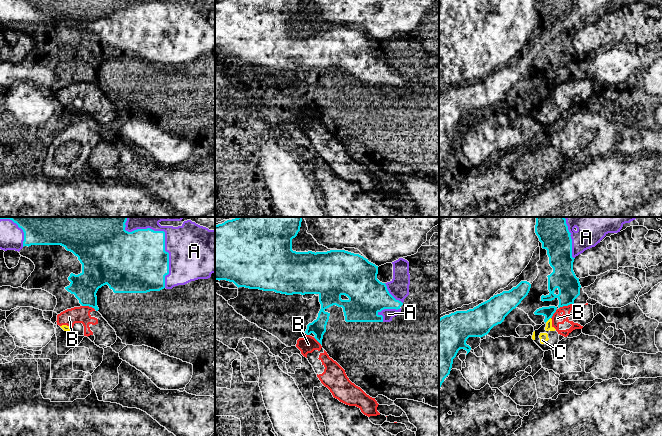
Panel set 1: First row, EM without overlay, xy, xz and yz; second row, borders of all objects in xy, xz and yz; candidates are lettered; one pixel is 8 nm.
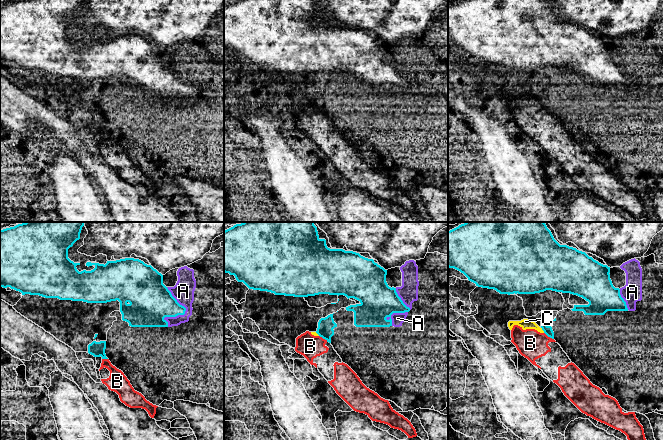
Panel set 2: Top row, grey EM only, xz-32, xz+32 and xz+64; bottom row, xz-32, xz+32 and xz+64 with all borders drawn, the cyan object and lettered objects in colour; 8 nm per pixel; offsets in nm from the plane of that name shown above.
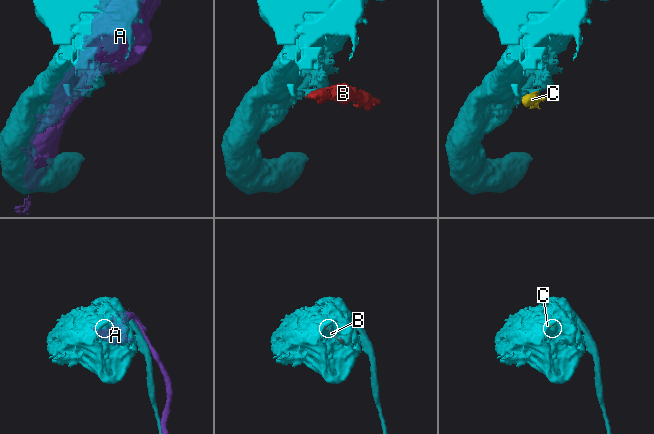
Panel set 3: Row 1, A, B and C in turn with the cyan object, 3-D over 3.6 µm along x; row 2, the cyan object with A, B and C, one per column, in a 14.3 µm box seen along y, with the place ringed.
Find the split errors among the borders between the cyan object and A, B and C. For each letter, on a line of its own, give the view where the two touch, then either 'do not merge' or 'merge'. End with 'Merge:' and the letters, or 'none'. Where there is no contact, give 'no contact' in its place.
A: xy | do not merge
B: xy | do not merge
C: yz | do not merge
Merge: none

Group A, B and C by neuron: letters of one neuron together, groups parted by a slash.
A / B C

